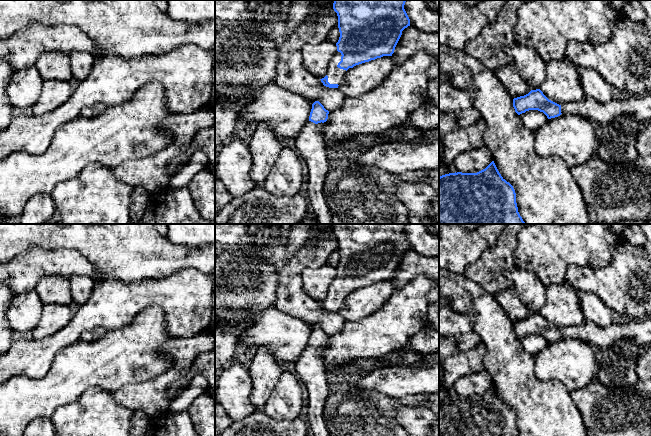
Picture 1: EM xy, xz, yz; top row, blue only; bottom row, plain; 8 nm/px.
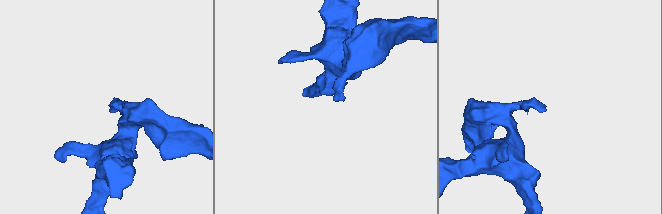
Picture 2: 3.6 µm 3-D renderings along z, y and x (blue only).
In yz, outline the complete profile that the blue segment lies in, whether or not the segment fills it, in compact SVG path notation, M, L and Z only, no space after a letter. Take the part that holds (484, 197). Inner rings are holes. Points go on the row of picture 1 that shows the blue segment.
M494 161L477 173L455 172L439 177L439 224L526 224L518 212L513 186L499 173Z

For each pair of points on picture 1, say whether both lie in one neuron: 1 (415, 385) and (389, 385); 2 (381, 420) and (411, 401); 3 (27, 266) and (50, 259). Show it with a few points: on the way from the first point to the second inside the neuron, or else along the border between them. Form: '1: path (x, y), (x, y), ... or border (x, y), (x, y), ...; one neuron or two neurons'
1: path (409, 385), (395, 385); one neuron
2: path (387, 412), (397, 402), (403, 402); one neuron
3: path (33, 265), (44, 263); one neuron

